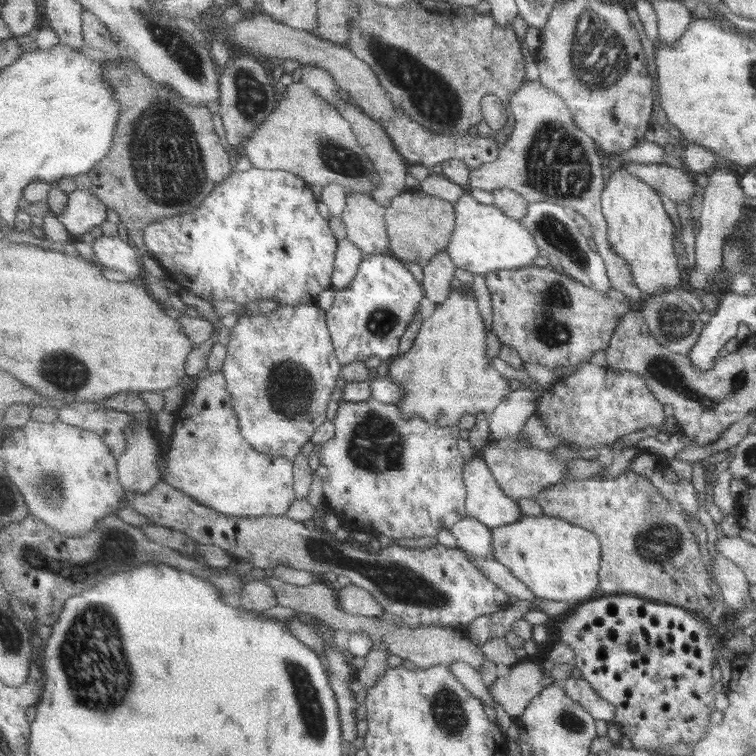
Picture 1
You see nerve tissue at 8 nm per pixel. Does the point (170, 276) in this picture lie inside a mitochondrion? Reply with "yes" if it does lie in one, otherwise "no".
no

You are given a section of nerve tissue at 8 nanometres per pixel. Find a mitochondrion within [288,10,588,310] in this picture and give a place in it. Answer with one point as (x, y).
(435, 100)

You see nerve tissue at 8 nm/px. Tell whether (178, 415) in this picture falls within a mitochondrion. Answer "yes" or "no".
no

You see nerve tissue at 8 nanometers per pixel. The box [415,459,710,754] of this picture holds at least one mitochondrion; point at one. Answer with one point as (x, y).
(663, 541)

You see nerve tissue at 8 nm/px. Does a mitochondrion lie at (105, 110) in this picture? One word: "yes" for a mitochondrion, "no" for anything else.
no

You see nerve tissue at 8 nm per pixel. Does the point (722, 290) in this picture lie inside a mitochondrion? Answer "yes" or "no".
no

